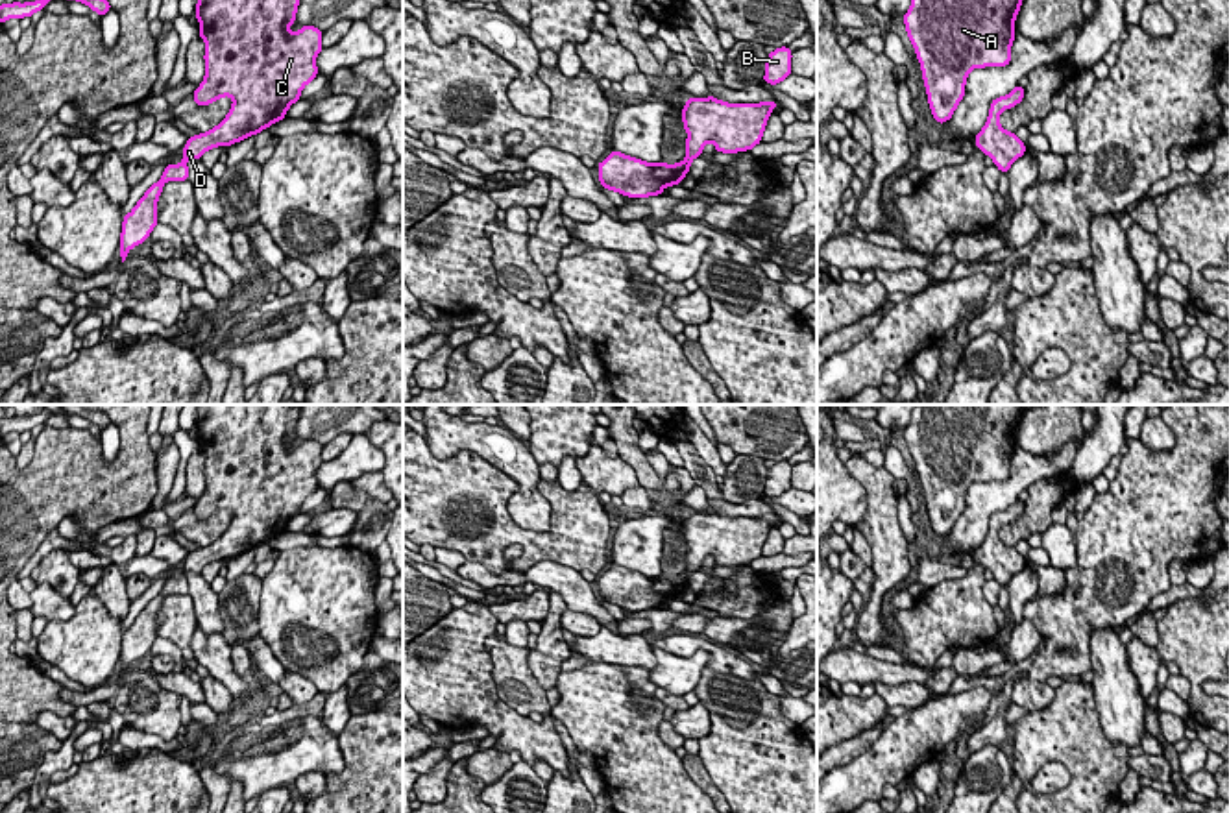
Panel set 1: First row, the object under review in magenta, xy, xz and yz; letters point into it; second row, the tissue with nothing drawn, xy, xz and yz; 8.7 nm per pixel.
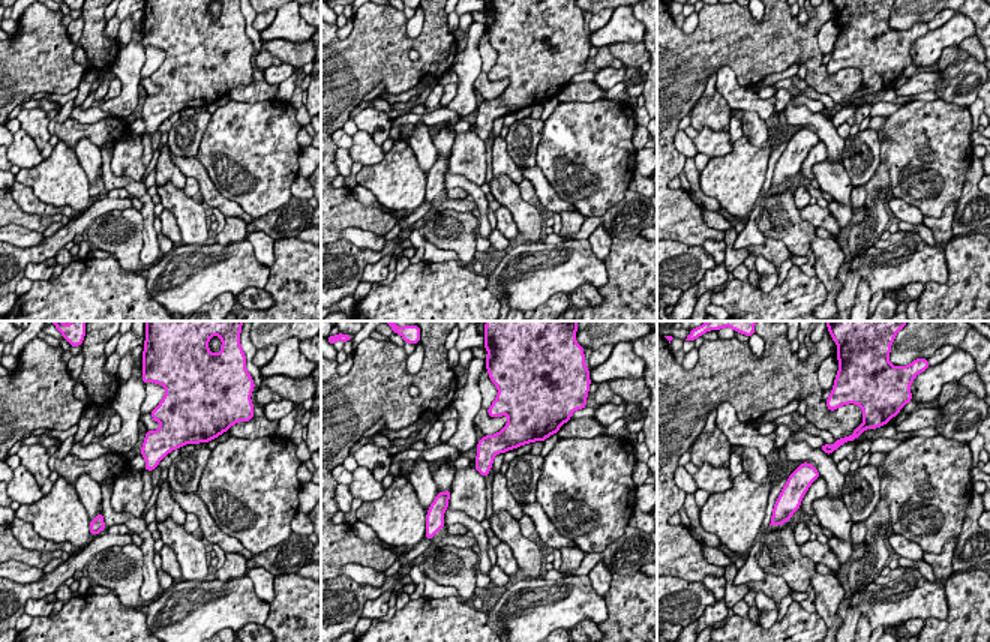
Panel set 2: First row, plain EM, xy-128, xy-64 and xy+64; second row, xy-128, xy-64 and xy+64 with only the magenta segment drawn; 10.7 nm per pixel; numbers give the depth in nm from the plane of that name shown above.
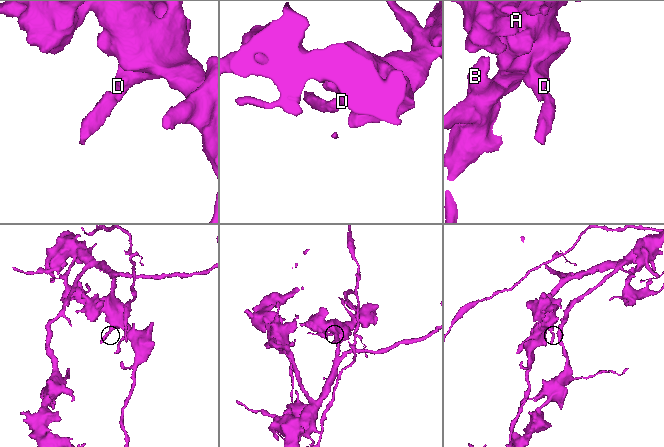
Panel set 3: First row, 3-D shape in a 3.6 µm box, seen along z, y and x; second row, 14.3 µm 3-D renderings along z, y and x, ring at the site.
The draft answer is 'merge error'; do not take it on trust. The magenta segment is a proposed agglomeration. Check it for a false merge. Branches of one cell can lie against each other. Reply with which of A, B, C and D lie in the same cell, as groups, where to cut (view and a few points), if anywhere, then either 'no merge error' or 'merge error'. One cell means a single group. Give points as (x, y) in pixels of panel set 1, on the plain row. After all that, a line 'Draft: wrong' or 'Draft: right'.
A B C D; no cut; no merge error
Draft: wrong

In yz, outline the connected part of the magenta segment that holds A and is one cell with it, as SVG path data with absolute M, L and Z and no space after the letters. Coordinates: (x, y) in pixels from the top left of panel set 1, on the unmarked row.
M915 405L904 429L933 532L944 538L972 482L1007 480L1026 405Z

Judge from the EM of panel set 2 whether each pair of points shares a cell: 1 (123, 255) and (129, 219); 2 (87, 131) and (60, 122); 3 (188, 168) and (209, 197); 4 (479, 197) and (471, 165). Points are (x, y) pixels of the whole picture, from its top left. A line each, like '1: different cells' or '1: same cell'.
1: same cell
2: same cell
3: same cell
4: different cells

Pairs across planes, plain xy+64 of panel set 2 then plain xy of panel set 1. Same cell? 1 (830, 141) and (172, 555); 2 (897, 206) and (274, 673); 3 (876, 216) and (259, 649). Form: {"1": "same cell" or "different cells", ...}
{"1": "different cells", "2": "different cells", "3": "different cells"}

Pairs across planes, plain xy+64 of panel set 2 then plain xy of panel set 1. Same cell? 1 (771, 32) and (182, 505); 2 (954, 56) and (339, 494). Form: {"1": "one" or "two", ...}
{"1": "two", "2": "one"}

